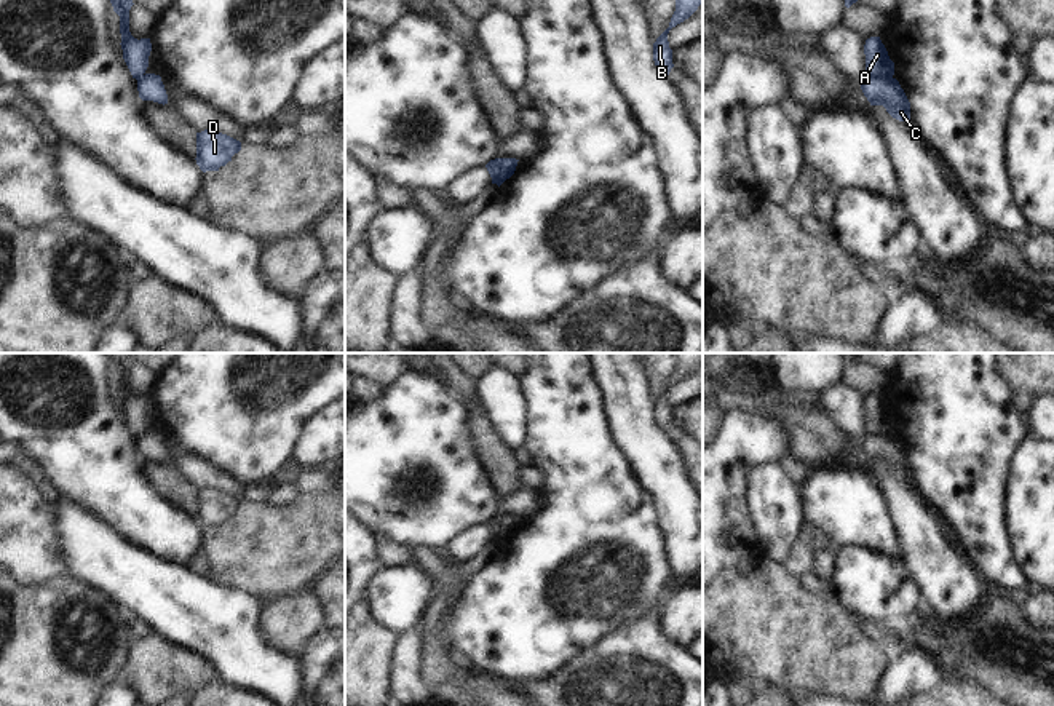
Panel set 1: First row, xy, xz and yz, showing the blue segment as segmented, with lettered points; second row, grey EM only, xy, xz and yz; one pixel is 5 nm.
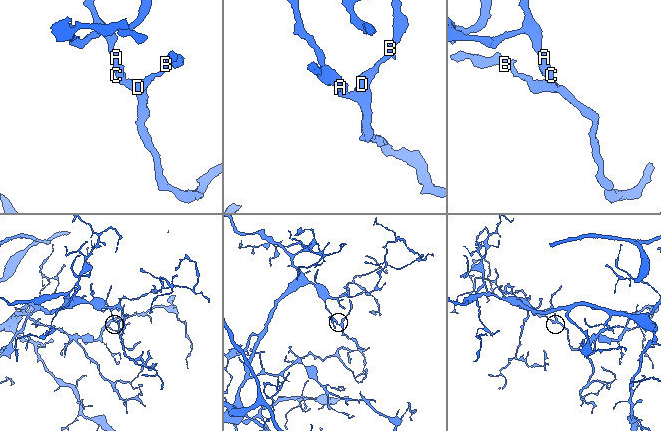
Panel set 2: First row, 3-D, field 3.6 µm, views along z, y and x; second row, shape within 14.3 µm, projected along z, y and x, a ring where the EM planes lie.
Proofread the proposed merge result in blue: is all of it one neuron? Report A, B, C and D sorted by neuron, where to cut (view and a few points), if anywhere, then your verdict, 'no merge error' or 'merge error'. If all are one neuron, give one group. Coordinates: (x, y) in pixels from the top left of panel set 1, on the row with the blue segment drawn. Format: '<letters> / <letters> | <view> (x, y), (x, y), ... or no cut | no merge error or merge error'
A / B C D | xz (497, 158), (499, 179), (502, 182) | merge error

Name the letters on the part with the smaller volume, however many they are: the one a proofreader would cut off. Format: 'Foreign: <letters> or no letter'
Foreign: B, C, D

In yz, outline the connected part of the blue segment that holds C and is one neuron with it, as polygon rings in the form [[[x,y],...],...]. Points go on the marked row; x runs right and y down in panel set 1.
[[[867,75],[861,89],[870,105],[883,105],[899,121],[910,120],[910,102],[896,78]]]

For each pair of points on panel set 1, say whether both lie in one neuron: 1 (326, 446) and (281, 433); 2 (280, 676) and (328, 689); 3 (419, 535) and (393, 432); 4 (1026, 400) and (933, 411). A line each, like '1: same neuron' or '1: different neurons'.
1: different neurons
2: different neurons
3: same neuron
4: different neurons

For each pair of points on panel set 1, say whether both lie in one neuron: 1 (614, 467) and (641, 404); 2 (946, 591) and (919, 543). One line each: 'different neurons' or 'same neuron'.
1: different neurons
2: same neuron

